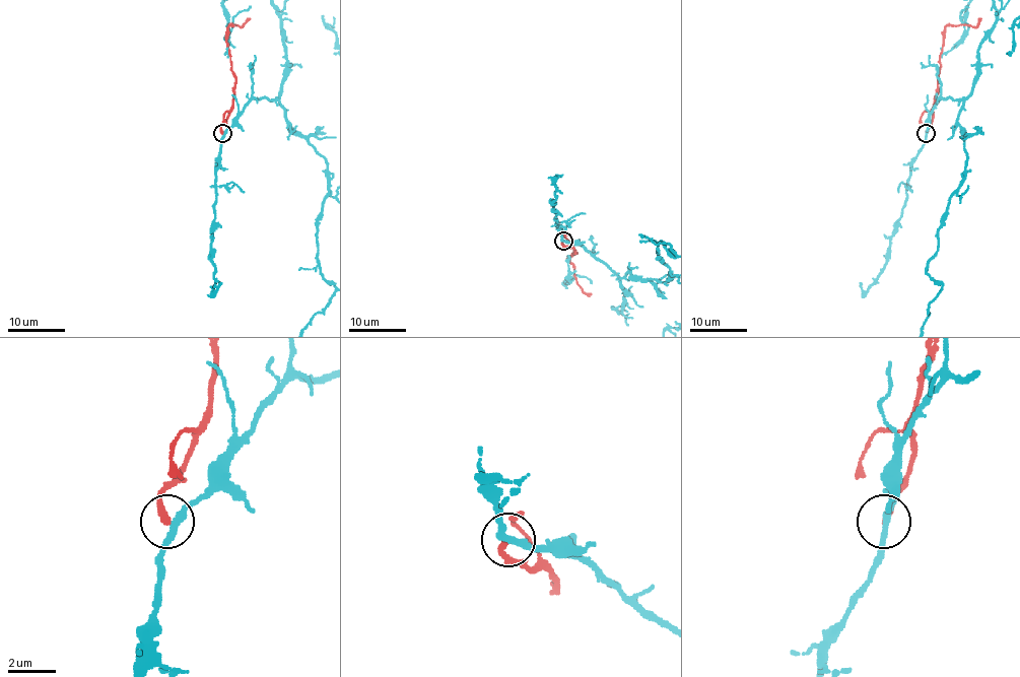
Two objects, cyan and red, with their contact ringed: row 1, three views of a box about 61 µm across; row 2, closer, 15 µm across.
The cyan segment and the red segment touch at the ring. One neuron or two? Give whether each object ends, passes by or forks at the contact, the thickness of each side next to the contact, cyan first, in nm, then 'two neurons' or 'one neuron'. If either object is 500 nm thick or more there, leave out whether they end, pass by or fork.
cyan passes by; red ends; calibres 260 and 260 nm; two neurons

